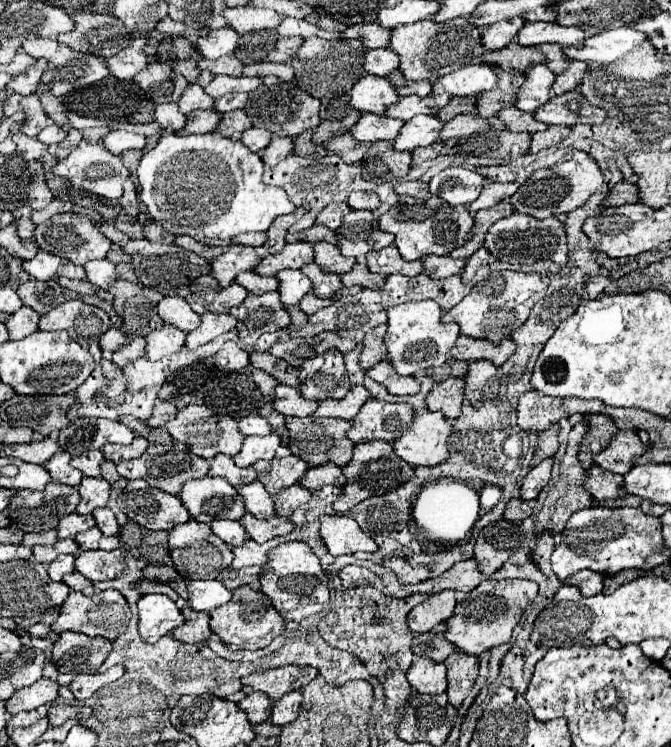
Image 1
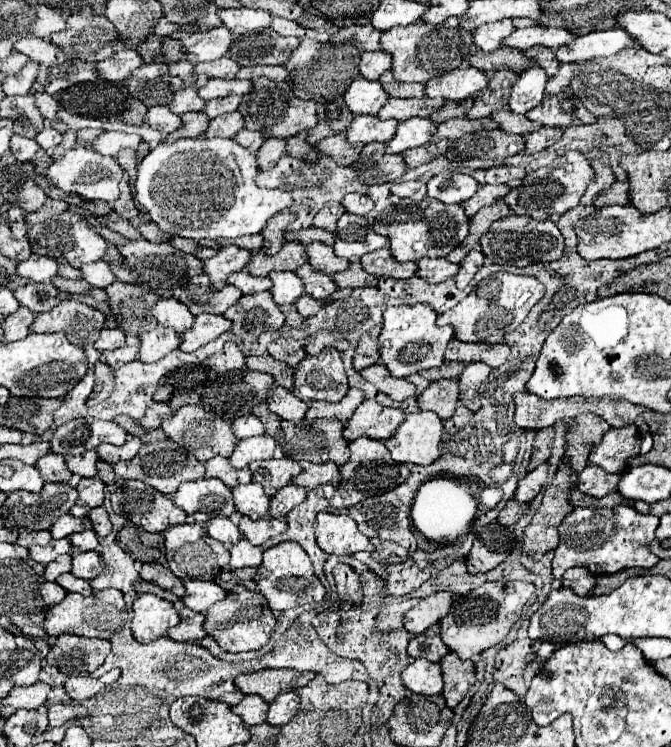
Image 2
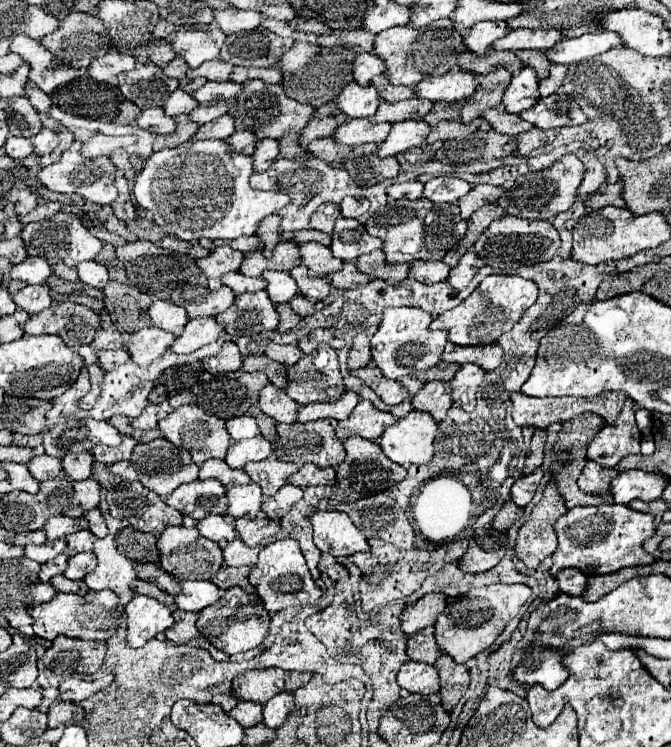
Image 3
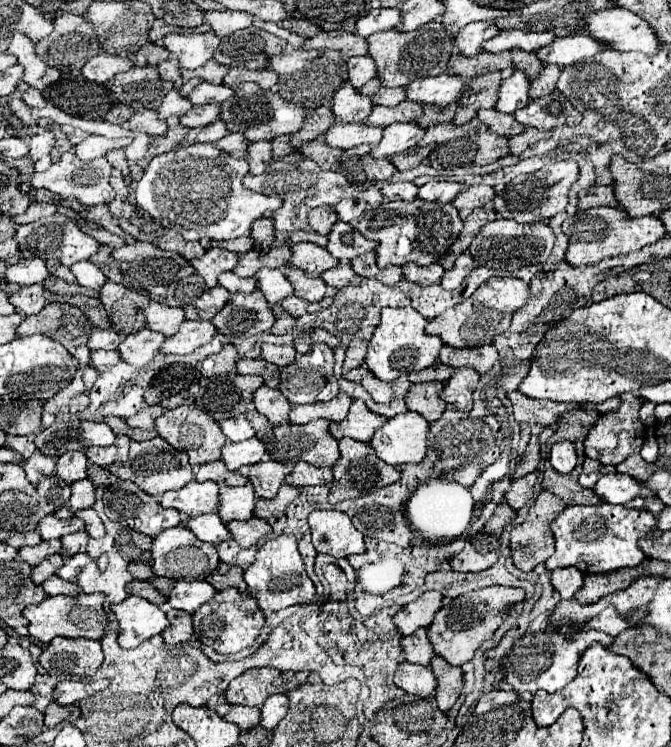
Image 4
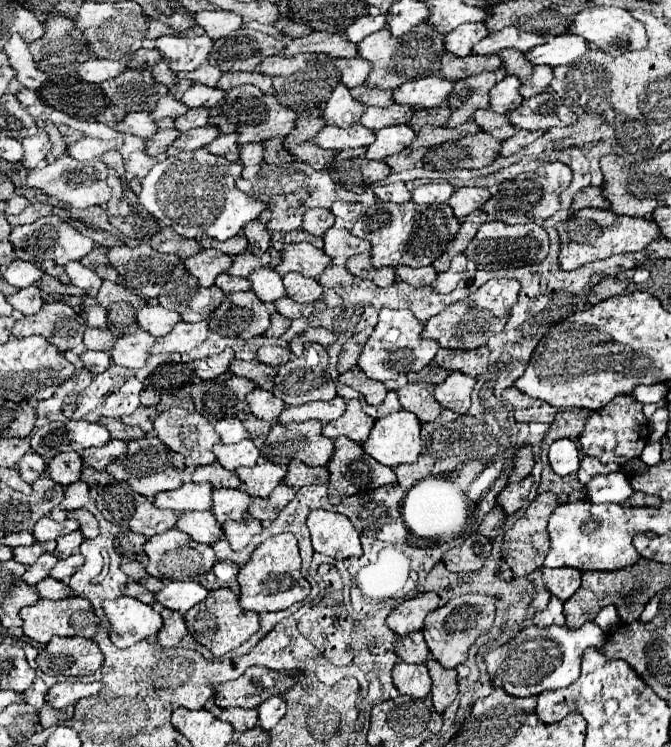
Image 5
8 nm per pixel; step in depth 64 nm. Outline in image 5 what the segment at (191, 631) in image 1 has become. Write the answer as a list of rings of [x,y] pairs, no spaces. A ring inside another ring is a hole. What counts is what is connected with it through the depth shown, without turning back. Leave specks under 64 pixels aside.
[[[164,608],[160,614],[162,614],[162,618],[164,618],[164,628],[158,632],[158,642],[160,642],[160,646],[164,646],[164,648],[178,646],[180,640],[188,634],[188,626],[186,626],[184,616],[178,614],[178,612],[166,610],[166,608]]]

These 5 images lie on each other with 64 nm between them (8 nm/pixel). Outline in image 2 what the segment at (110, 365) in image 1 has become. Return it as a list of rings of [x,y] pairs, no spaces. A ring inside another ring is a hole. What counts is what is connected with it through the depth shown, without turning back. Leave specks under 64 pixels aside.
[[[96,362],[96,384],[86,402],[87,407],[95,406],[103,402],[113,391],[114,376],[112,369],[108,364],[104,364],[104,362]]]

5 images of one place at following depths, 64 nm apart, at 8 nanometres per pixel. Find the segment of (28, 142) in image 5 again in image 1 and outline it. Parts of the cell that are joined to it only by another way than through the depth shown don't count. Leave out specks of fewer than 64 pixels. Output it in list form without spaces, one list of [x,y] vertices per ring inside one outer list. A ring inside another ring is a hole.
[[[50,124],[50,126],[46,126],[40,134],[38,134],[38,140],[40,142],[44,142],[44,144],[60,144],[62,140],[66,138],[66,132],[58,126],[58,124]]]

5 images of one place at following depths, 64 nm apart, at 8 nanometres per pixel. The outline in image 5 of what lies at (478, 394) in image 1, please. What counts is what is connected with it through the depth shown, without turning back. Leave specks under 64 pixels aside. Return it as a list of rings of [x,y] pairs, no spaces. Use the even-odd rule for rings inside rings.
[[[450,372],[448,378],[436,386],[434,398],[444,406],[458,414],[466,412],[470,408],[470,392],[476,384],[474,376],[462,374],[462,372]]]

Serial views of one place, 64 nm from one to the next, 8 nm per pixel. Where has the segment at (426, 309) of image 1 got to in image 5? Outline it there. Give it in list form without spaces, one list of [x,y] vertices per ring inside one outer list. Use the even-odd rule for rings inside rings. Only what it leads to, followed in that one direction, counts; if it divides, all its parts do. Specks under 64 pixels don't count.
[[[382,308],[380,320],[364,346],[364,352],[358,360],[358,366],[366,372],[368,378],[374,378],[380,382],[394,380],[402,374],[418,372],[426,366],[430,366],[434,354],[438,352],[438,342],[422,340],[422,330],[424,330],[424,324],[418,318],[414,318],[414,314],[410,314],[410,310]]]

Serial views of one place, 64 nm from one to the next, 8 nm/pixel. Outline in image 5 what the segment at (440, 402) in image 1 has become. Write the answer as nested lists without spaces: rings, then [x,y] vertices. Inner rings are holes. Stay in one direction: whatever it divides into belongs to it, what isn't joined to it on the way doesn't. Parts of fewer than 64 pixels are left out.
[[[406,384],[398,388],[398,398],[402,408],[416,414],[418,420],[432,422],[442,410],[442,406],[434,402],[434,390],[436,386],[430,384]]]

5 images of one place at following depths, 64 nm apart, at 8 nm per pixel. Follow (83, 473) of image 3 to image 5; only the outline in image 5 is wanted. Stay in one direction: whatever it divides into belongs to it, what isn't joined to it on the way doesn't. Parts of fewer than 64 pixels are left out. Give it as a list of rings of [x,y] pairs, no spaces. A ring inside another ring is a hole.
[[[64,452],[64,454],[56,454],[50,462],[48,462],[48,476],[62,484],[62,486],[68,486],[72,482],[78,482],[80,480],[80,474],[82,474],[82,458],[78,452]]]

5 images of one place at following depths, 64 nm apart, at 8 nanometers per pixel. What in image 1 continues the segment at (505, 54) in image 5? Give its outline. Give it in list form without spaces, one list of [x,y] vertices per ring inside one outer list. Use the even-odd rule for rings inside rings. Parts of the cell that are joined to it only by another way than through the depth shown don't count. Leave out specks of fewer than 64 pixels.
[[[546,44],[546,46],[538,46],[538,48],[546,54],[546,64],[550,70],[554,70],[554,74],[562,74],[562,70],[566,70],[566,66],[570,64],[570,60],[564,56],[562,46]]]

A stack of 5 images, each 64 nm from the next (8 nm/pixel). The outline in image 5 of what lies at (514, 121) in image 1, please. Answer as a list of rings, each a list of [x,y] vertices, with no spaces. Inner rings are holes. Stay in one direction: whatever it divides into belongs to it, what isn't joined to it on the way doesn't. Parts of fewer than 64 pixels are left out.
[[[476,110],[472,118],[480,124],[482,130],[486,130],[488,134],[494,134],[494,138],[498,140],[506,140],[518,132],[514,126],[510,126],[508,114],[504,116],[494,110]]]

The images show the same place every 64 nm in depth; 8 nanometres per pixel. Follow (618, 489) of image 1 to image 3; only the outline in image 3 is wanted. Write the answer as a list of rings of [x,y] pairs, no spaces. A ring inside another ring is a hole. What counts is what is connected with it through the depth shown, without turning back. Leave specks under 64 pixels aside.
[[[588,460],[586,468],[582,470],[582,474],[578,478],[578,488],[582,492],[590,492],[590,494],[604,494],[610,490],[610,482],[616,476],[618,476],[618,470],[604,468],[604,466]]]

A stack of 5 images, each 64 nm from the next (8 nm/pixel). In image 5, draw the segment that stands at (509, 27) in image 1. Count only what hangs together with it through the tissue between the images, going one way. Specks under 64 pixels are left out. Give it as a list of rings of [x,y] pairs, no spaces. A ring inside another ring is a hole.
[[[484,22],[462,24],[444,36],[444,44],[446,44],[446,50],[456,56],[470,56],[474,44],[480,42],[482,38],[486,38],[488,34],[490,34],[490,30],[486,28]]]

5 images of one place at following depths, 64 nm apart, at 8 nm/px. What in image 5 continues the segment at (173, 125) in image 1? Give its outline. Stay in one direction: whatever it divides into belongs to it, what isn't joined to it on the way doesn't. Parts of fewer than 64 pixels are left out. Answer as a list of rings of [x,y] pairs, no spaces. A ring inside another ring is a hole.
[[[132,112],[120,124],[116,124],[116,130],[130,132],[130,134],[136,134],[136,136],[142,136],[142,138],[150,138],[158,132],[158,126],[150,118],[148,112]]]

